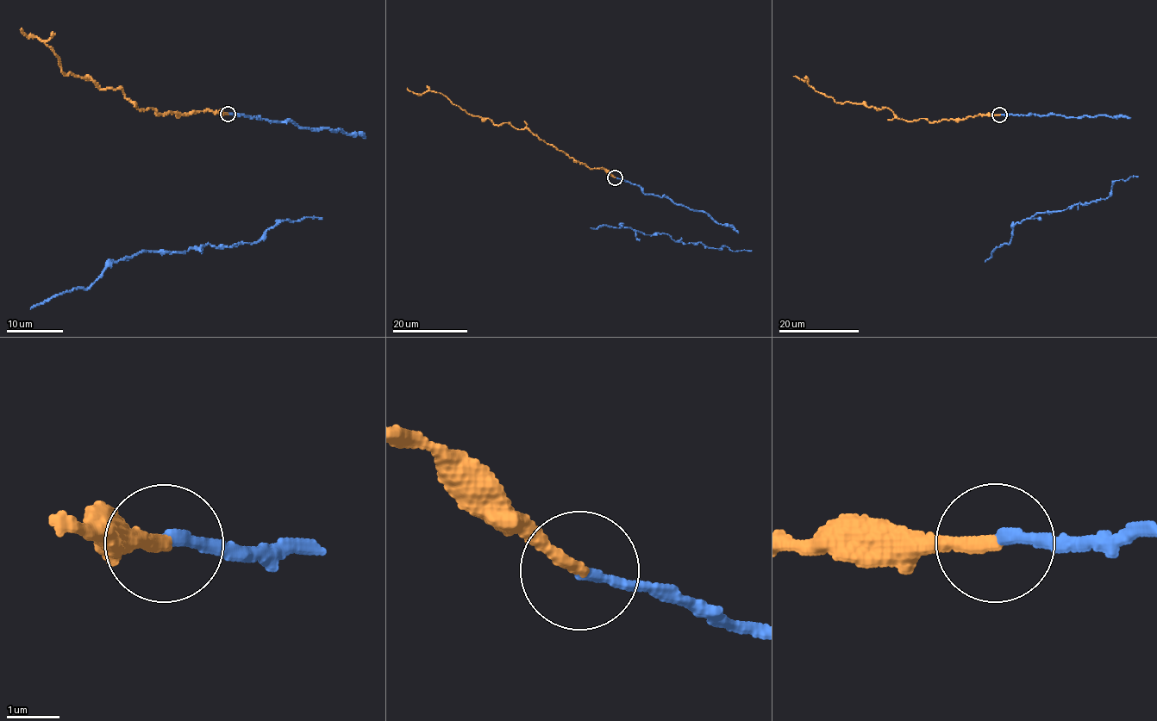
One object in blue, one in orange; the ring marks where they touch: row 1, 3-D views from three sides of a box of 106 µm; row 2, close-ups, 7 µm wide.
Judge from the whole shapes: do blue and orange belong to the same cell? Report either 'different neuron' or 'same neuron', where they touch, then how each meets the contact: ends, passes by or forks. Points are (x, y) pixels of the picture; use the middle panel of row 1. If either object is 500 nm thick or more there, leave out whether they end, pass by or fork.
same neuron; at (615, 177); blue ends there; orange ends there

